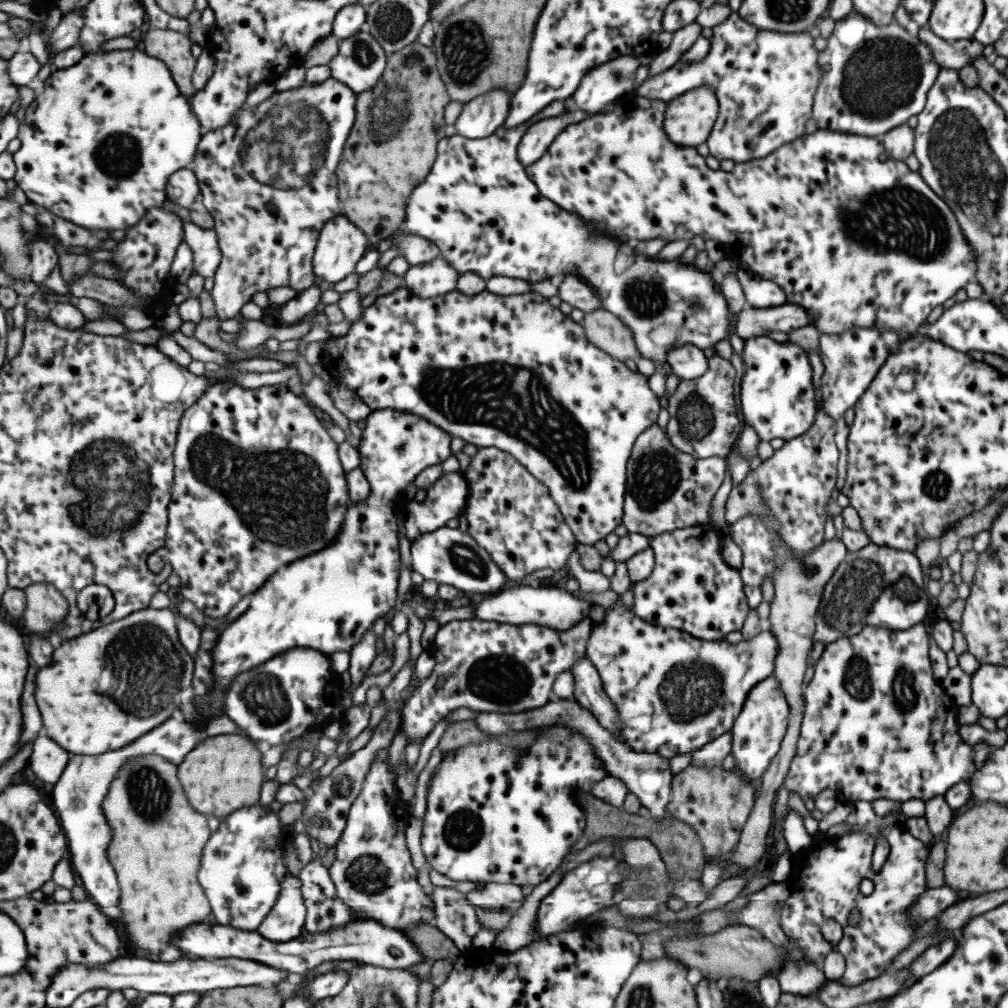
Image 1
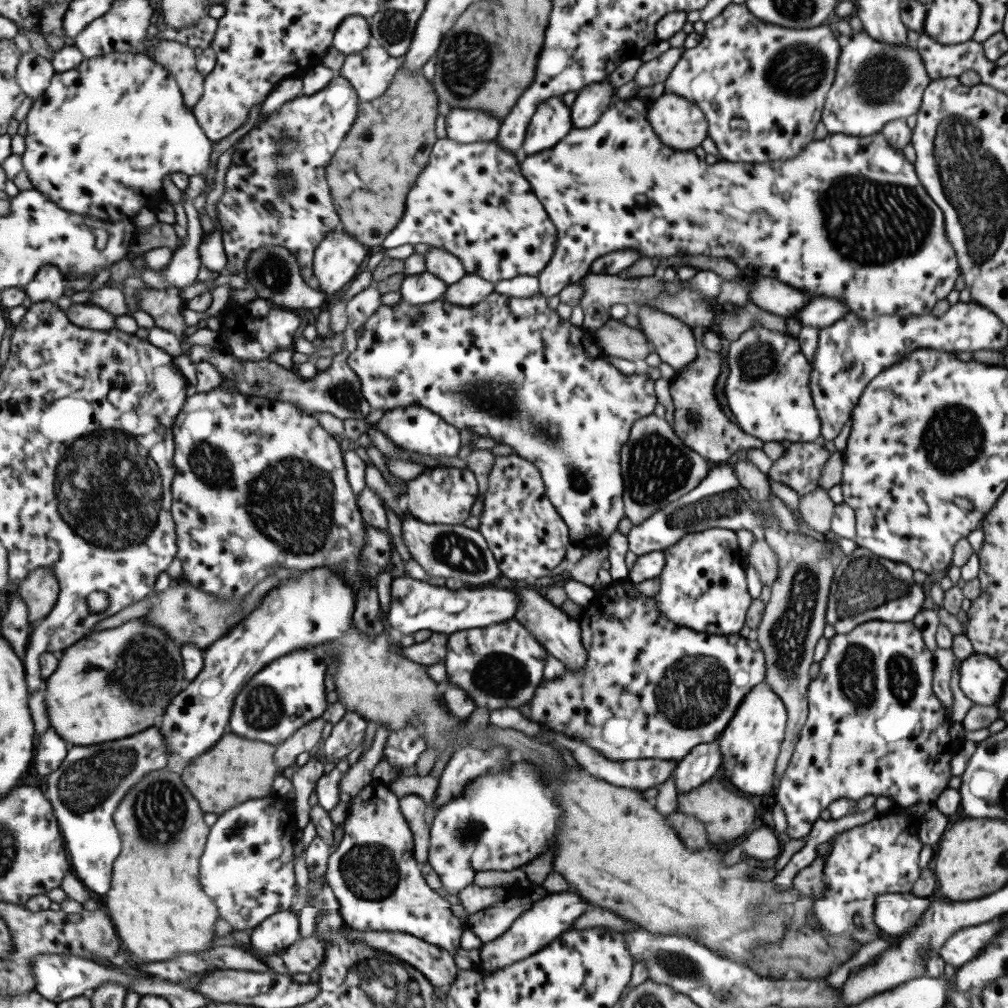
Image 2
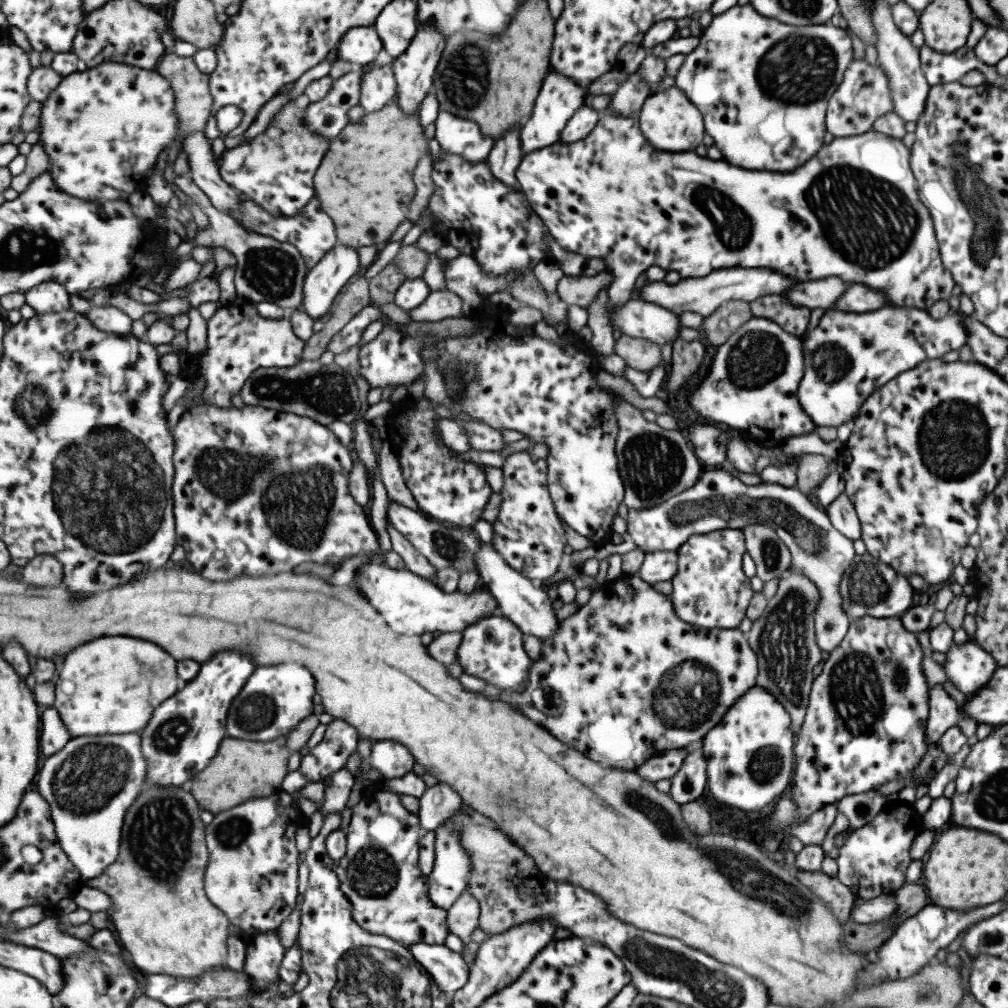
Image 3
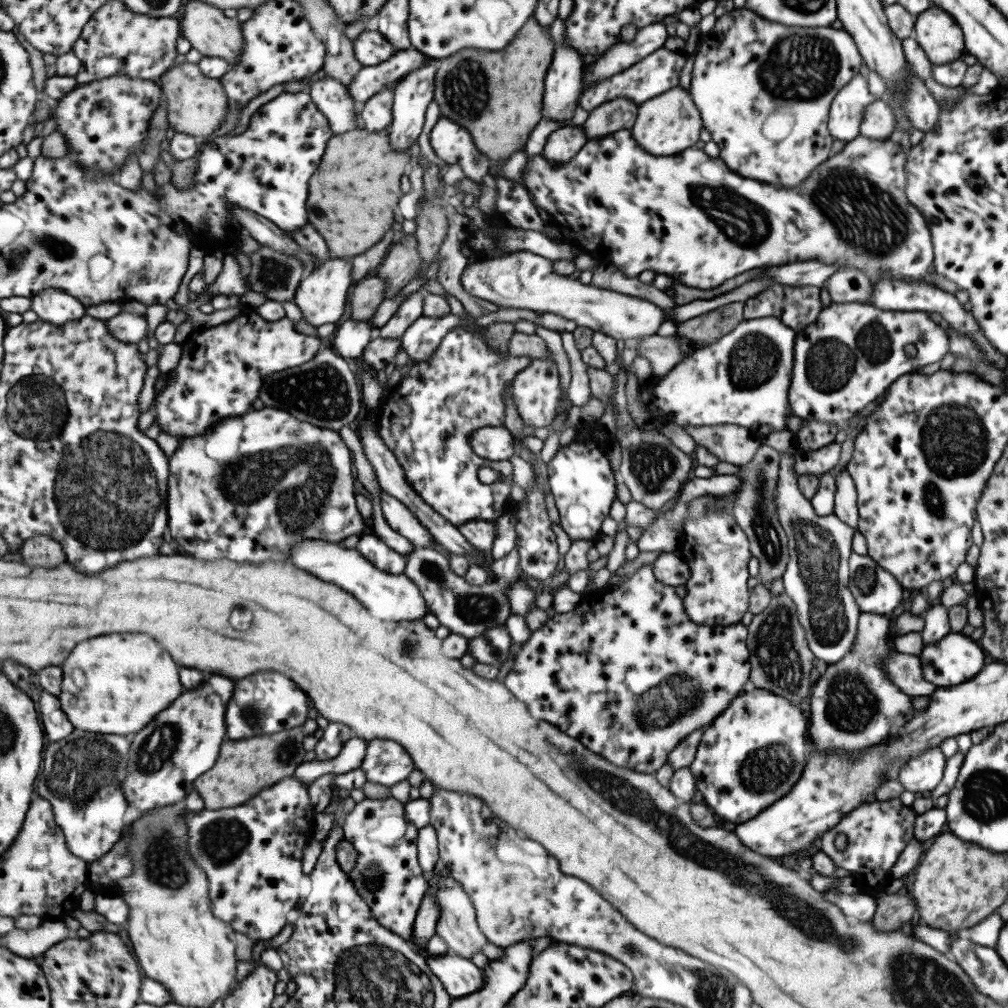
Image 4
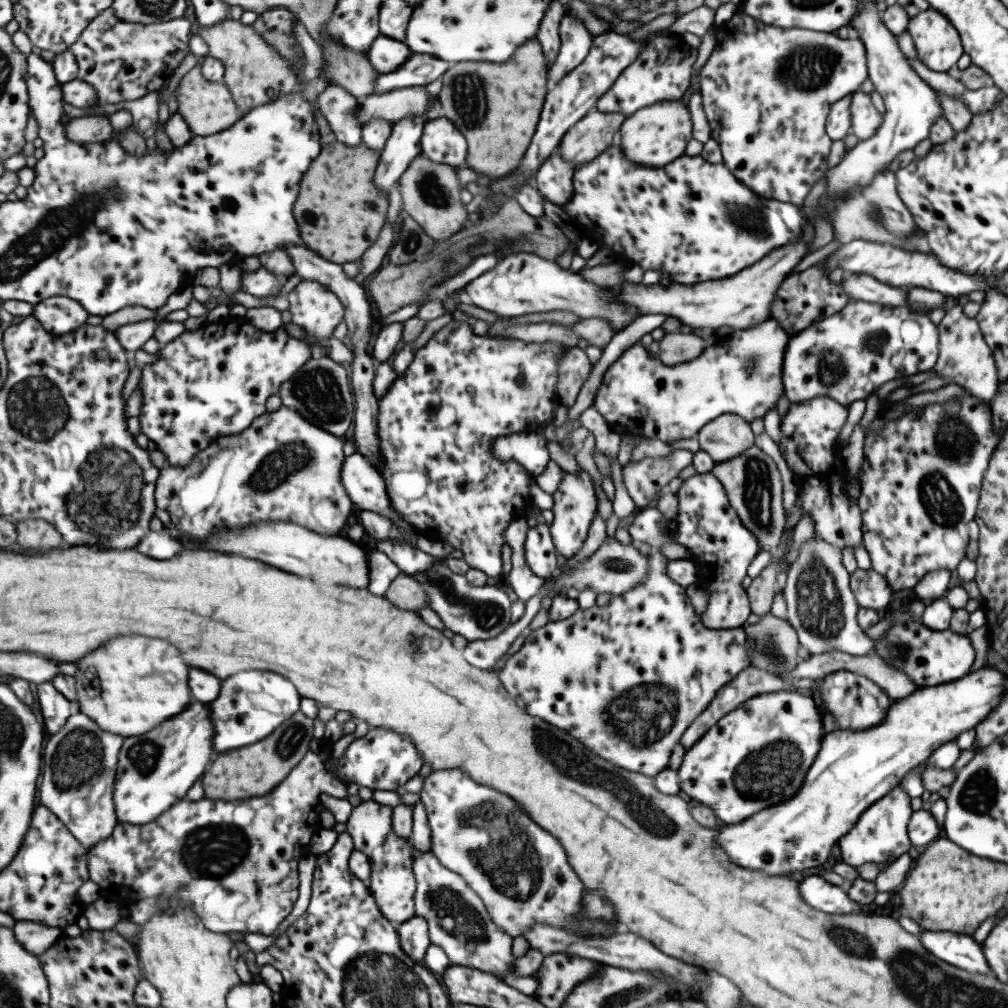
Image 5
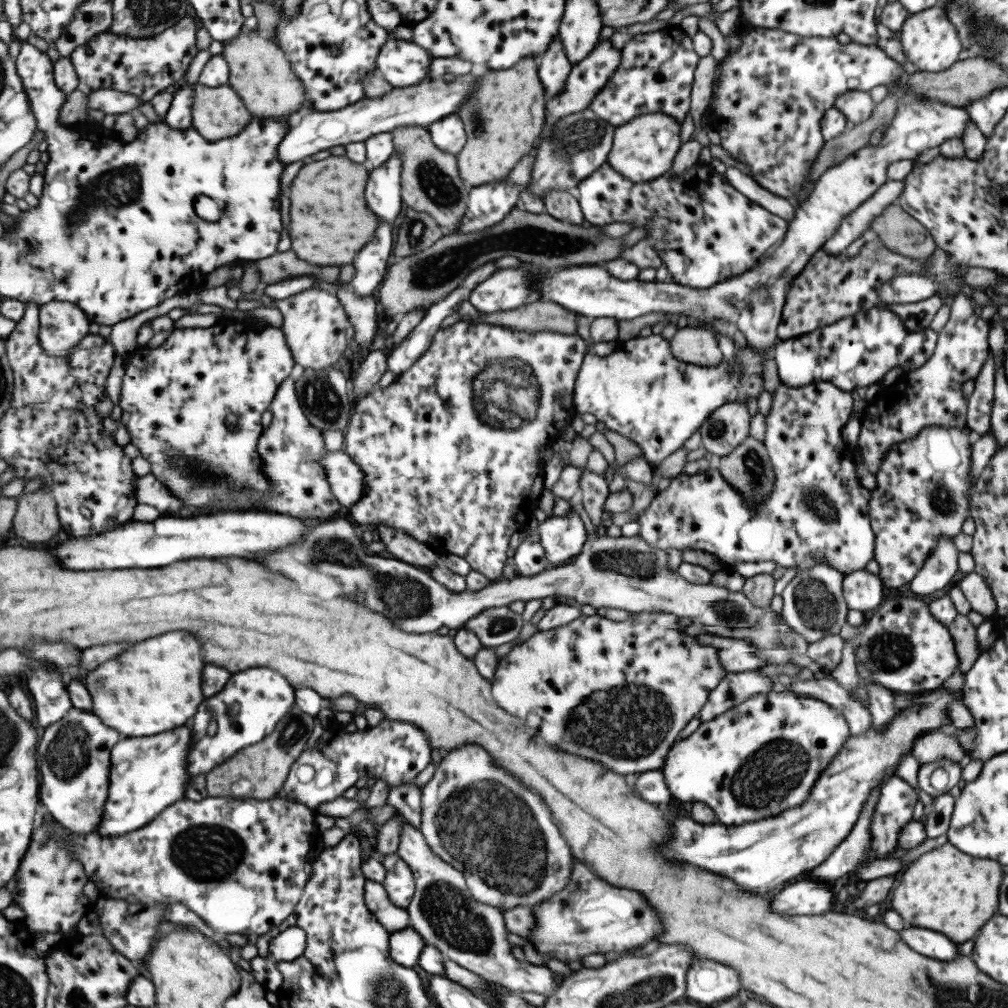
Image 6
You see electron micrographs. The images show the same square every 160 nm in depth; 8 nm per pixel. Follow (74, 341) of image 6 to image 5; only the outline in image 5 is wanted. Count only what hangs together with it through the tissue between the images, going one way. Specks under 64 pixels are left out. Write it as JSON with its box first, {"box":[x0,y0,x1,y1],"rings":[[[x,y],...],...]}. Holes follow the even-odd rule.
{"box":[34,296,89,336],"rings":[[[57,296],[35,305],[34,316],[57,336],[72,333],[89,320],[89,312],[73,298]]]}

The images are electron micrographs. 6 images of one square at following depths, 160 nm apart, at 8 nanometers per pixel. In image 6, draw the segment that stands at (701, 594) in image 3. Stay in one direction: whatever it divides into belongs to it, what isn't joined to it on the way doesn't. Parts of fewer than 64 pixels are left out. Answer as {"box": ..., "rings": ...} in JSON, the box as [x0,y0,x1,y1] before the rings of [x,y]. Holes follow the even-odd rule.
{"box":[637,382,873,575],"rings":[[[812,382],[807,386],[800,386],[799,388],[791,388],[779,383],[778,387],[772,394],[772,401],[769,406],[769,413],[765,417],[765,434],[763,444],[765,445],[770,463],[773,466],[774,472],[774,487],[768,494],[768,498],[764,502],[760,502],[758,506],[748,506],[746,502],[740,497],[740,494],[722,477],[722,474],[712,464],[707,470],[699,471],[697,474],[688,475],[679,473],[669,481],[667,488],[657,493],[648,504],[646,510],[642,511],[637,517],[637,535],[639,535],[650,547],[661,548],[661,551],[666,548],[677,548],[679,551],[683,550],[700,550],[704,553],[709,553],[715,557],[724,570],[729,571],[733,568],[734,562],[761,562],[771,561],[777,563],[783,568],[797,566],[799,571],[807,570],[812,566],[818,564],[826,564],[844,575],[853,572],[854,570],[861,570],[865,564],[873,560],[873,531],[870,527],[870,520],[868,515],[868,500],[870,497],[869,489],[858,481],[854,469],[854,450],[843,442],[841,438],[843,425],[847,423],[849,415],[852,410],[852,399],[849,392],[843,392],[830,382]]]}

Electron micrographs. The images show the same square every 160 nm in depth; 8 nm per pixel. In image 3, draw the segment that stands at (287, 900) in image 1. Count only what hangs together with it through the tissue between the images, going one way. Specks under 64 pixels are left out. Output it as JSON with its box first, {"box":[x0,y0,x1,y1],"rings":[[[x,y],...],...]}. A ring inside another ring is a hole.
{"box":[243,929,285,991],"rings":[[[278,929],[249,939],[243,970],[252,976],[258,991],[266,991],[272,982],[280,980],[279,966],[285,951]]]}

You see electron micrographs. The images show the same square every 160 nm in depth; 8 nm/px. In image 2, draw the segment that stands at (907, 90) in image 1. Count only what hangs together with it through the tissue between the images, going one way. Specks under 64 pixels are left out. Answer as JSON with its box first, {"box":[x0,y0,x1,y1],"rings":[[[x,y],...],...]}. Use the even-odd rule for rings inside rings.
{"box":[820,30,930,136],"rings":[[[864,30],[853,31],[845,46],[840,46],[835,78],[822,104],[820,121],[828,133],[869,136],[880,132],[886,122],[905,119],[920,109],[922,92],[930,83],[929,76],[916,48],[910,45],[890,45],[871,38]]]}

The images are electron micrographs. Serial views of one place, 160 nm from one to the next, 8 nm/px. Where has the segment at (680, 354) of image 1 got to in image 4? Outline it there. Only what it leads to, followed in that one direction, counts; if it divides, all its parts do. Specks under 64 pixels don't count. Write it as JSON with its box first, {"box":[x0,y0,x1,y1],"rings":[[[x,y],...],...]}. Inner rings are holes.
{"box":[461,250,664,340],"rings":[[[519,250],[503,258],[489,258],[467,265],[461,283],[472,298],[497,304],[501,309],[526,309],[535,313],[549,313],[573,320],[577,326],[587,326],[613,340],[655,335],[664,322],[663,311],[651,302],[618,294],[591,284],[581,284],[569,276],[558,276],[551,269],[553,260],[537,256],[531,250]]]}

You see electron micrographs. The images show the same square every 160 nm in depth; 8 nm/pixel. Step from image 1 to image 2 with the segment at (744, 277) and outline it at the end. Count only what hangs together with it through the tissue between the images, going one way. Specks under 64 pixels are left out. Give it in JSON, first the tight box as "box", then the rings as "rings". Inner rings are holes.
{"box":[748,278,812,317],"rings":[[[771,278],[753,279],[748,302],[779,317],[791,317],[812,298],[805,293]]]}

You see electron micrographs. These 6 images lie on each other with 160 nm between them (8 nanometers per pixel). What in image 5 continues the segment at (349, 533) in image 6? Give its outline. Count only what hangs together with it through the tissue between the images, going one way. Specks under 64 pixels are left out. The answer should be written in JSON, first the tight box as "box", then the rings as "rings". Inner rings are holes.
{"box":[385,536,647,612],"rings":[[[606,536],[600,548],[597,548],[591,557],[583,559],[575,568],[570,568],[566,572],[559,571],[557,575],[552,576],[555,584],[552,592],[553,594],[564,594],[567,588],[573,586],[578,592],[589,587],[596,595],[603,594],[603,592],[610,594],[611,597],[623,594],[646,577],[647,557],[638,552],[635,543],[621,544],[616,541],[616,538]],[[402,571],[402,573],[391,583],[385,597],[401,610],[417,612],[421,606],[430,608],[430,600],[422,584],[413,577]]]}

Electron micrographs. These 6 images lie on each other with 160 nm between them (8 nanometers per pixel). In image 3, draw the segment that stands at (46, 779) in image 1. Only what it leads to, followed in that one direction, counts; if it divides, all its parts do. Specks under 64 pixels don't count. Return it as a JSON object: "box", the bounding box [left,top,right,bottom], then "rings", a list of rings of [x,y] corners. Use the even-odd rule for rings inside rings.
{"box":[41,708,71,756],"rings":[[[49,708],[42,714],[44,729],[41,735],[41,750],[45,756],[53,756],[65,748],[65,744],[71,740],[69,730],[65,728],[59,712],[55,708]]]}

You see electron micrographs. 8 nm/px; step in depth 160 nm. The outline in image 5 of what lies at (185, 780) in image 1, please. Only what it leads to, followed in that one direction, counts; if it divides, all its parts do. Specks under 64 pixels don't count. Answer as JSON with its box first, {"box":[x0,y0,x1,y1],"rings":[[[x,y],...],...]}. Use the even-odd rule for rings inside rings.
{"box":[202,710,315,802],"rings":[[[300,710],[295,713],[295,716],[285,721],[271,736],[256,742],[257,746],[228,750],[225,754],[221,754],[211,766],[209,774],[205,774],[205,778],[202,779],[207,798],[213,798],[213,801],[232,802],[271,794],[305,758],[309,744],[311,740],[314,740],[313,728],[315,726],[313,724],[315,720]],[[255,772],[257,772],[257,786],[255,786]]]}

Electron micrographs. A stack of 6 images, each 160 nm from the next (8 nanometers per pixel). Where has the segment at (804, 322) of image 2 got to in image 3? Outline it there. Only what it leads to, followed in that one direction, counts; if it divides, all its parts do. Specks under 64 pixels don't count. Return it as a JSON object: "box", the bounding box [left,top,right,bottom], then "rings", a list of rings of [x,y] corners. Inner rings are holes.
{"box":[831,284,891,313],"rings":[[[853,284],[839,296],[835,306],[831,309],[845,313],[861,313],[863,311],[879,310],[879,308],[891,307],[885,301],[885,297],[879,291],[873,291],[865,286]]]}

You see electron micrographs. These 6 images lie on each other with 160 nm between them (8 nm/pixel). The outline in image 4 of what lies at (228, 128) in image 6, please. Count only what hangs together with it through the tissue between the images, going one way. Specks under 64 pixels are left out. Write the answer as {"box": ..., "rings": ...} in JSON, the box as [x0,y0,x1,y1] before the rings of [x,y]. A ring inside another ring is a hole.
{"box":[158,63,229,138],"rings":[[[195,63],[175,65],[165,72],[158,81],[166,97],[168,127],[177,132],[191,134],[198,138],[209,136],[221,128],[229,108],[229,97],[220,80],[205,76],[200,66]]]}

